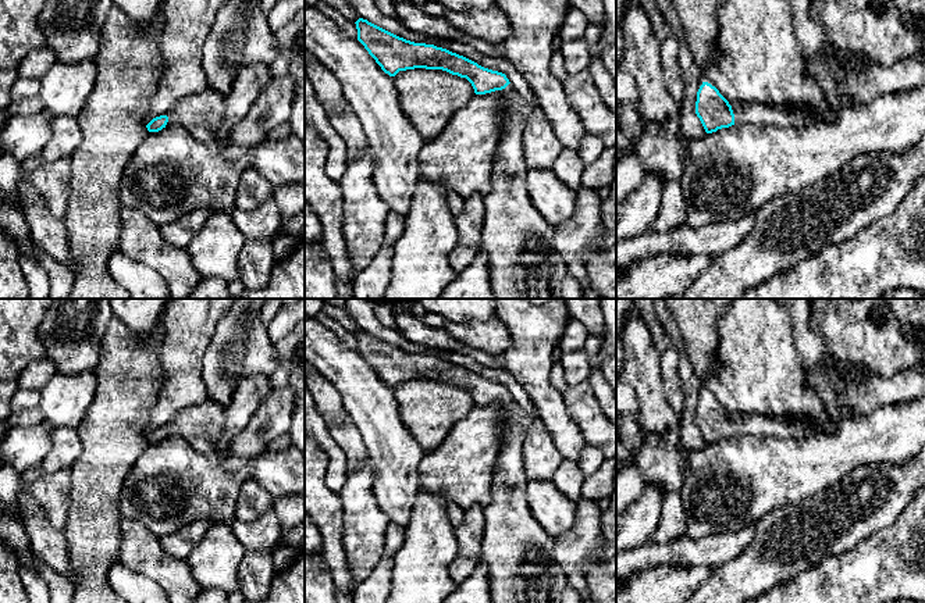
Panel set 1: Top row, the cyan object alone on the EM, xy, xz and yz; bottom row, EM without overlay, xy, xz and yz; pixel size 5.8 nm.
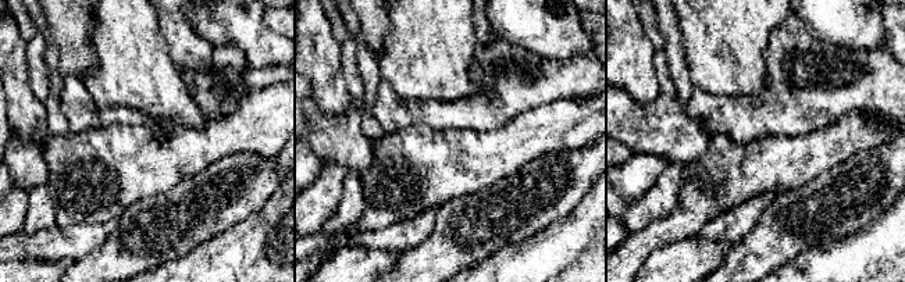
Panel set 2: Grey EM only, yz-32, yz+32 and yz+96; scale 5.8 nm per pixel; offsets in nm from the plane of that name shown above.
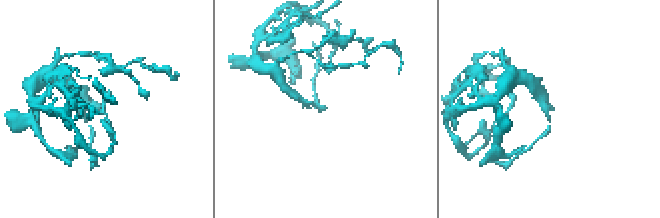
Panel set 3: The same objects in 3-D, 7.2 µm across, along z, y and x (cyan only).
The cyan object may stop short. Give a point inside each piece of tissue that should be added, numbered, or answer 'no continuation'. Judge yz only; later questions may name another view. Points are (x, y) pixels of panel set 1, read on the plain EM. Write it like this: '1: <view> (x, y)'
1: yz (757, 425)

